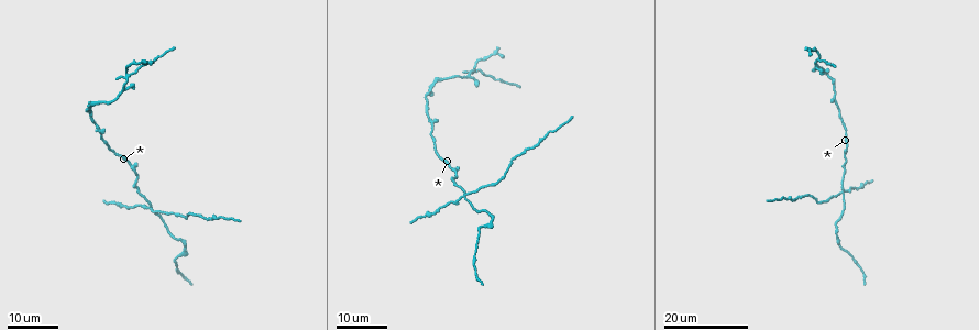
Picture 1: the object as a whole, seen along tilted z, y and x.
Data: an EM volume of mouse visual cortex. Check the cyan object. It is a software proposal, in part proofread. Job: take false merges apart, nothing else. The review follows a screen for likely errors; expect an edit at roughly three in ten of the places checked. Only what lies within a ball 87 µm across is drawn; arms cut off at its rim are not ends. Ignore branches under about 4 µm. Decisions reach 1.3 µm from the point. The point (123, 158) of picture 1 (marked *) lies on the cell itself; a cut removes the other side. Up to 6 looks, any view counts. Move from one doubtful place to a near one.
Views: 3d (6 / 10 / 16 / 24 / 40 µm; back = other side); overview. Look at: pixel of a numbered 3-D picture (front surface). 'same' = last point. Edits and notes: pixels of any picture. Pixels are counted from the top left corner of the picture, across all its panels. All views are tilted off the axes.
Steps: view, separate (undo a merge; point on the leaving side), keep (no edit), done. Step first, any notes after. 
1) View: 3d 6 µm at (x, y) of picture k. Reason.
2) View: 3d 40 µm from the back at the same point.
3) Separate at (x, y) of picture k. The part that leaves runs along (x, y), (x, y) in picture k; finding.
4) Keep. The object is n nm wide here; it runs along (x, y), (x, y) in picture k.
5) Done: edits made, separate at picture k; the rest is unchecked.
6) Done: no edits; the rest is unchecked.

View: 3d 24 µm at (129, 73) of picture 1. Four or more arms meet.

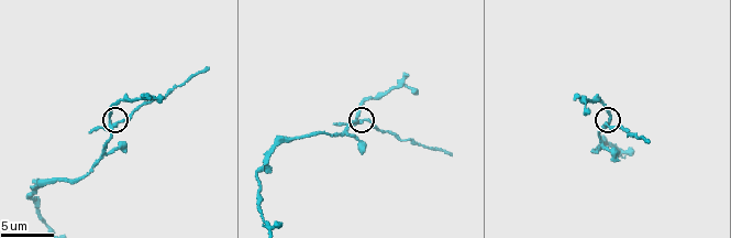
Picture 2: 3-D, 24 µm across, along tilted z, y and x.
View: 3d 10 µm at (110, 124) of picture 2. Closer look.

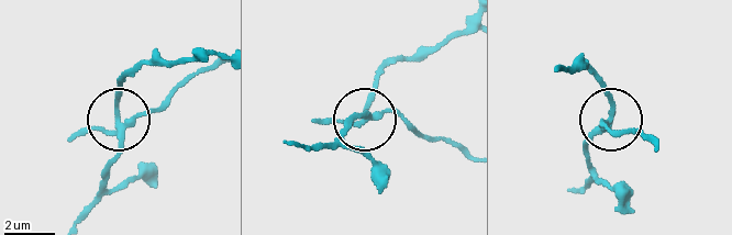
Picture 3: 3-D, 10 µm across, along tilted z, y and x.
Separate at (84, 130) of picture 3. The part that leaves runs along (124, 127), (199, 73), (219, 68) in picture 3; a second cell is stuck on.

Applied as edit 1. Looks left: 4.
View: 3d 24 µm at (845, 166) of picture 1. Three arms meet.

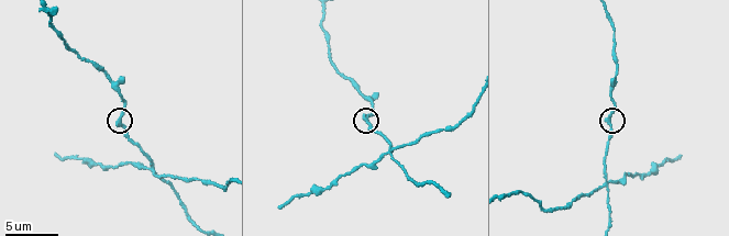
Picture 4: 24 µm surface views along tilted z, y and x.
View: 3d 10 µm at (369, 115) of picture 4.

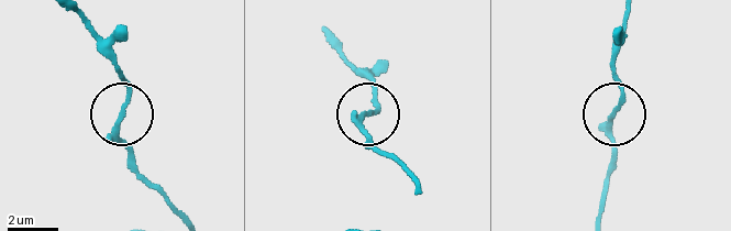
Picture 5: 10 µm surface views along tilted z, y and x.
Keep. 3 arms meet here; it runs along (74, 11), (125, 90), (117, 139), (130, 169) in picture 5; continuous, no second cell.

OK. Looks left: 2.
Done: edits made, separate at picture 3; the rest is unchecked.

